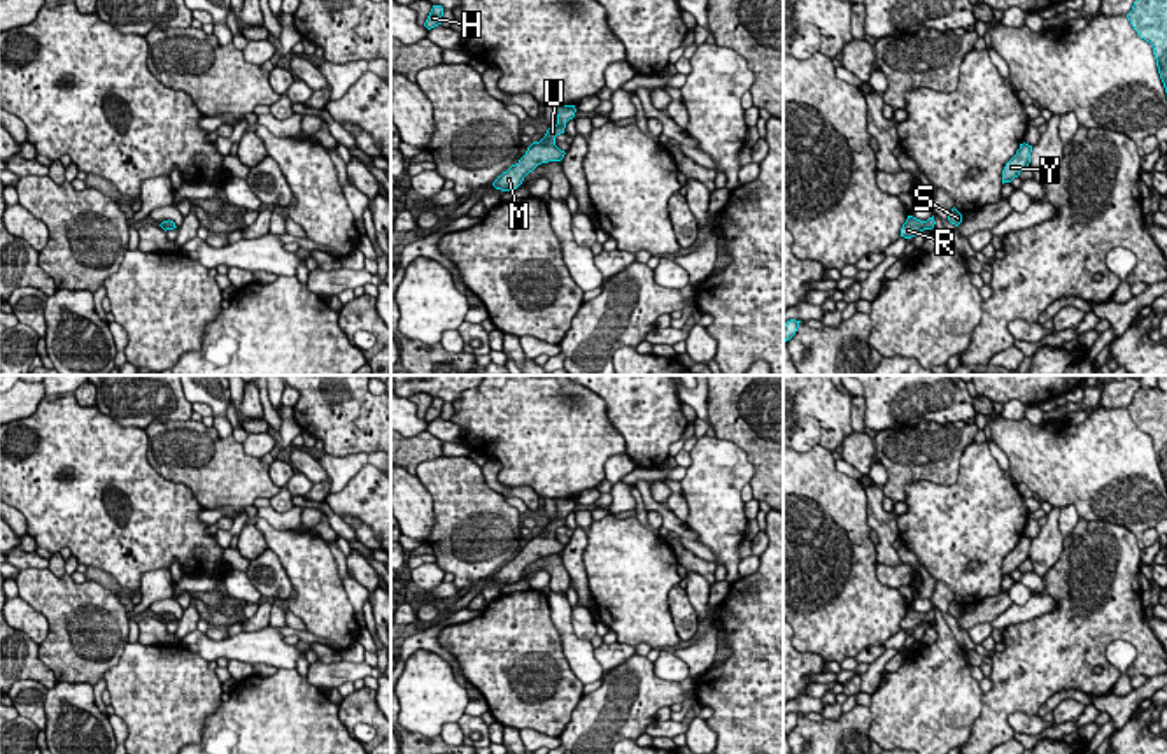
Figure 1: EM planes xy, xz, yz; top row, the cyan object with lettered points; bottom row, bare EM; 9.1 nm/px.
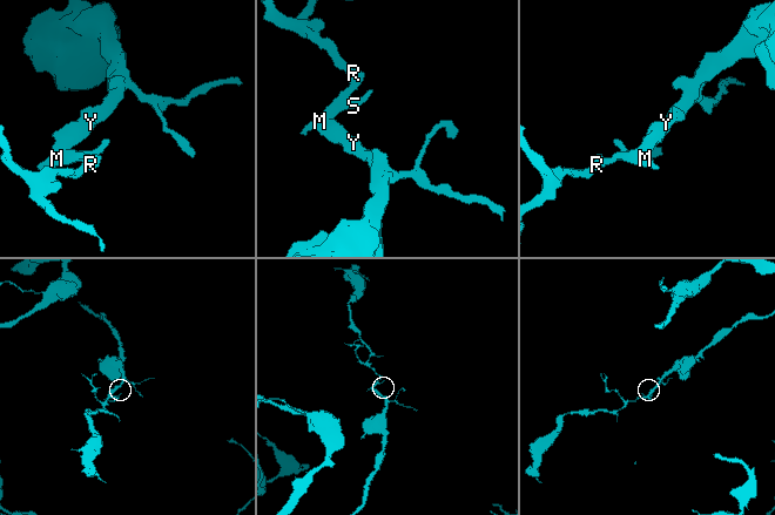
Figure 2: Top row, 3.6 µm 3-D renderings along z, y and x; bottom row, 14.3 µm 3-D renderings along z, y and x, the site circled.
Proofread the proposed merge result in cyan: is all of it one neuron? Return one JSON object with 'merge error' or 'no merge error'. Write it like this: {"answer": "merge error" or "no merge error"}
{"answer": "no merge error"}

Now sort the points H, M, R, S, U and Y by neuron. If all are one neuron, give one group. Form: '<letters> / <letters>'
H M R S U Y

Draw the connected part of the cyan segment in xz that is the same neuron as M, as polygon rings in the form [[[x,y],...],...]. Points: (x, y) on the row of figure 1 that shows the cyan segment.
[[[575,105],[552,107],[557,114],[557,124],[548,128],[540,142],[533,142],[527,147],[526,154],[492,182],[496,189],[513,191],[522,184],[524,177],[538,165],[561,161],[564,158],[566,153],[555,146],[555,137],[564,133],[566,123],[575,117],[576,109]]]

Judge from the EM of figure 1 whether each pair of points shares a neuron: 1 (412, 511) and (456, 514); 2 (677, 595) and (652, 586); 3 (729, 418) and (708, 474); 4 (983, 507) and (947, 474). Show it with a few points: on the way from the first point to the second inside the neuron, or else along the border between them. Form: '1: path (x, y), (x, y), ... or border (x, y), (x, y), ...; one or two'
1: border (416, 476), (431, 498), (433, 526), (426, 542); two
2: border (678, 583), (668, 595), (668, 611), (677, 632); two
3: border (715, 435), (735, 442), (752, 467); two
4: border (971, 444), (954, 483), (913, 483); two

